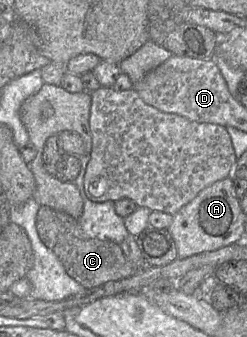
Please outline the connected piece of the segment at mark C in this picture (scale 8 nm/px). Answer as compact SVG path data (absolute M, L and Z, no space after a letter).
M40 206L36 215L36 228L41 240L58 255L69 276L86 289L128 278L139 270L138 266L125 257L119 244L88 237L83 233L77 219L65 212Z

